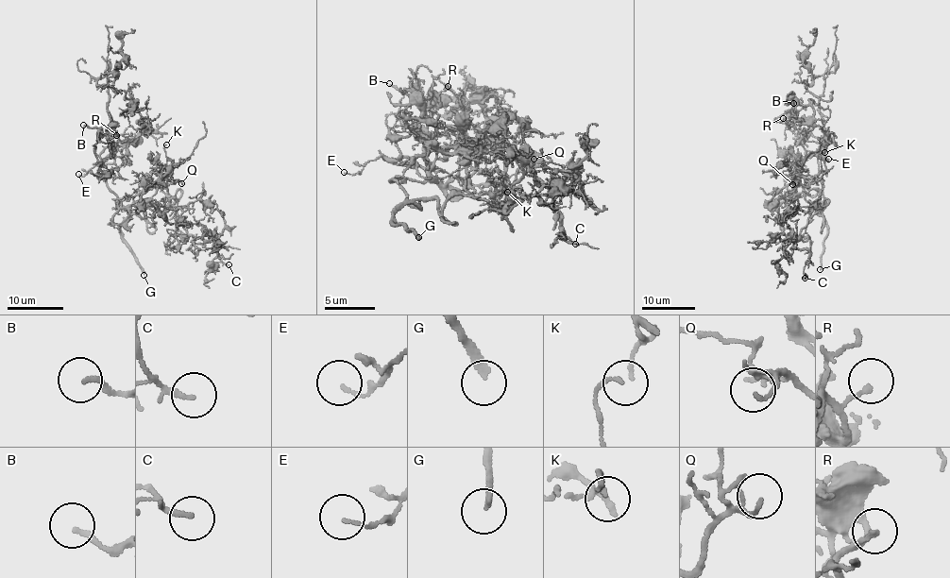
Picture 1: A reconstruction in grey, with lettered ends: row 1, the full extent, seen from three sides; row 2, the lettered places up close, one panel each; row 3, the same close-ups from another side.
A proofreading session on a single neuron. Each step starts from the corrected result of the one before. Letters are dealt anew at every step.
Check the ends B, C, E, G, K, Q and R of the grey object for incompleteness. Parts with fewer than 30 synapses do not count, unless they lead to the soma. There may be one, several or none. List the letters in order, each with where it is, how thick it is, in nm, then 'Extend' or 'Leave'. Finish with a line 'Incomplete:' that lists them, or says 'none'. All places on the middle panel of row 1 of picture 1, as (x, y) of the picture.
B: Place: (389, 83). Thickness 170 nm. Leave
C: Place: (575, 244). Thickness 120 nm. Leave
E: Place: (344, 172). Thickness 90 nm. Leave
G: Place: (418, 237). Thickness 200 nm. Extend
K: Place: (507, 192). Thickness 70 nm. Extend
Q: Place: (534, 159). Thickness 120 nm. Extend
R: Place: (448, 86). Thickness 130 nm. Leave
Incomplete: G, K, Q

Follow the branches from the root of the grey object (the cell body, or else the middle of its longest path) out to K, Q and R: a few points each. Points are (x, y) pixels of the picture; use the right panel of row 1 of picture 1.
K: (825, 171), (820, 215), (819, 208), (795, 190), (801, 178), (813, 178), (819, 173), (820, 154), (824, 152)
Q: (825, 171), (820, 215), (819, 208), (795, 191), (800, 178), (806, 180), (808, 186), (792, 184)
R: (825, 171), (825, 136), (800, 138), (783, 118)

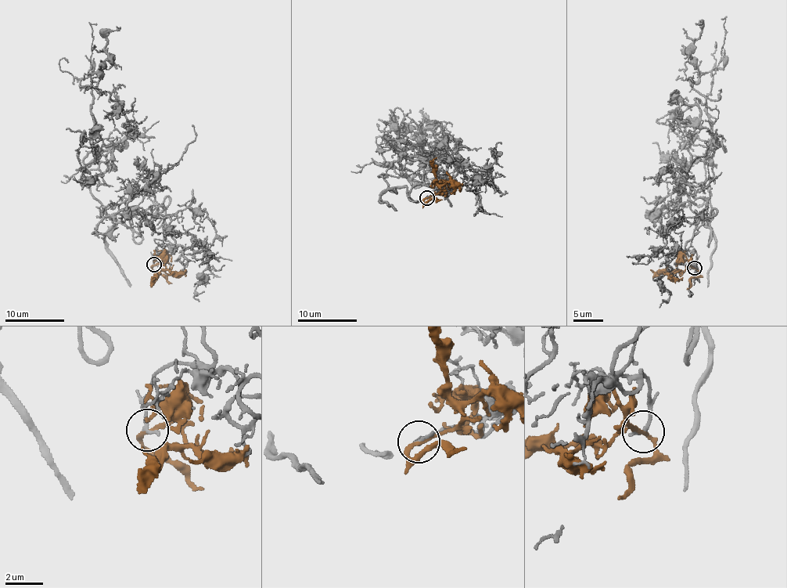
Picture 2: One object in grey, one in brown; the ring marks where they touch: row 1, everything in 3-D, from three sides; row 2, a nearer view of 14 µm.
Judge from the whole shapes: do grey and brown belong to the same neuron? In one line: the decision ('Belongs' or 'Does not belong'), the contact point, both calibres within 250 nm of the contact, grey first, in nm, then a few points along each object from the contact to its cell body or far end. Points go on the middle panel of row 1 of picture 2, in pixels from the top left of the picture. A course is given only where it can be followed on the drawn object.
Does not belong. Place: (426, 197). Thickness 220 nm (grey) against 180 nm. Course of grey: (427, 197), (447, 189), (396, 192), (378, 178), (406, 173), (396, 139), (425, 120), (447, 129). Course of brown: (427, 197), (440, 190), (435, 182), (433, 164), (436, 156)

